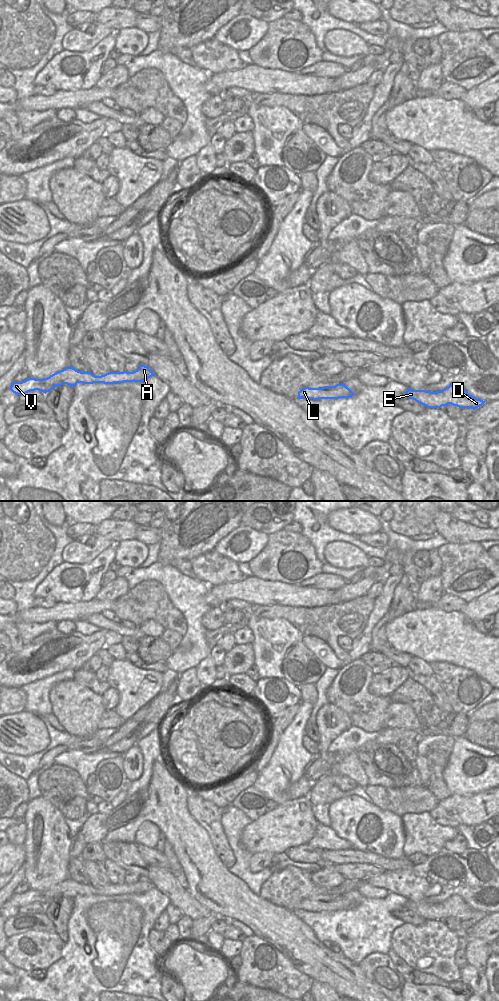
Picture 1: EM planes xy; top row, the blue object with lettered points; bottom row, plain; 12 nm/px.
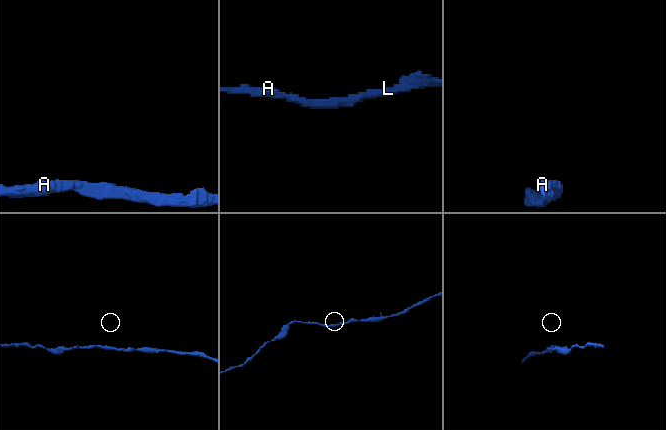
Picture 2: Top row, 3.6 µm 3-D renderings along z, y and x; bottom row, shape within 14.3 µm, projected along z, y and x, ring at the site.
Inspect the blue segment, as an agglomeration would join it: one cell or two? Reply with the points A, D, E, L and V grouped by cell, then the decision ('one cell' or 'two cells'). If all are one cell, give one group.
A D E L V; one cell

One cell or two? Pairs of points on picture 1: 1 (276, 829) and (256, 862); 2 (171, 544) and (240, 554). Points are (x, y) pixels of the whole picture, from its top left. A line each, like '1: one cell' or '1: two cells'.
1: two cells
2: two cells

